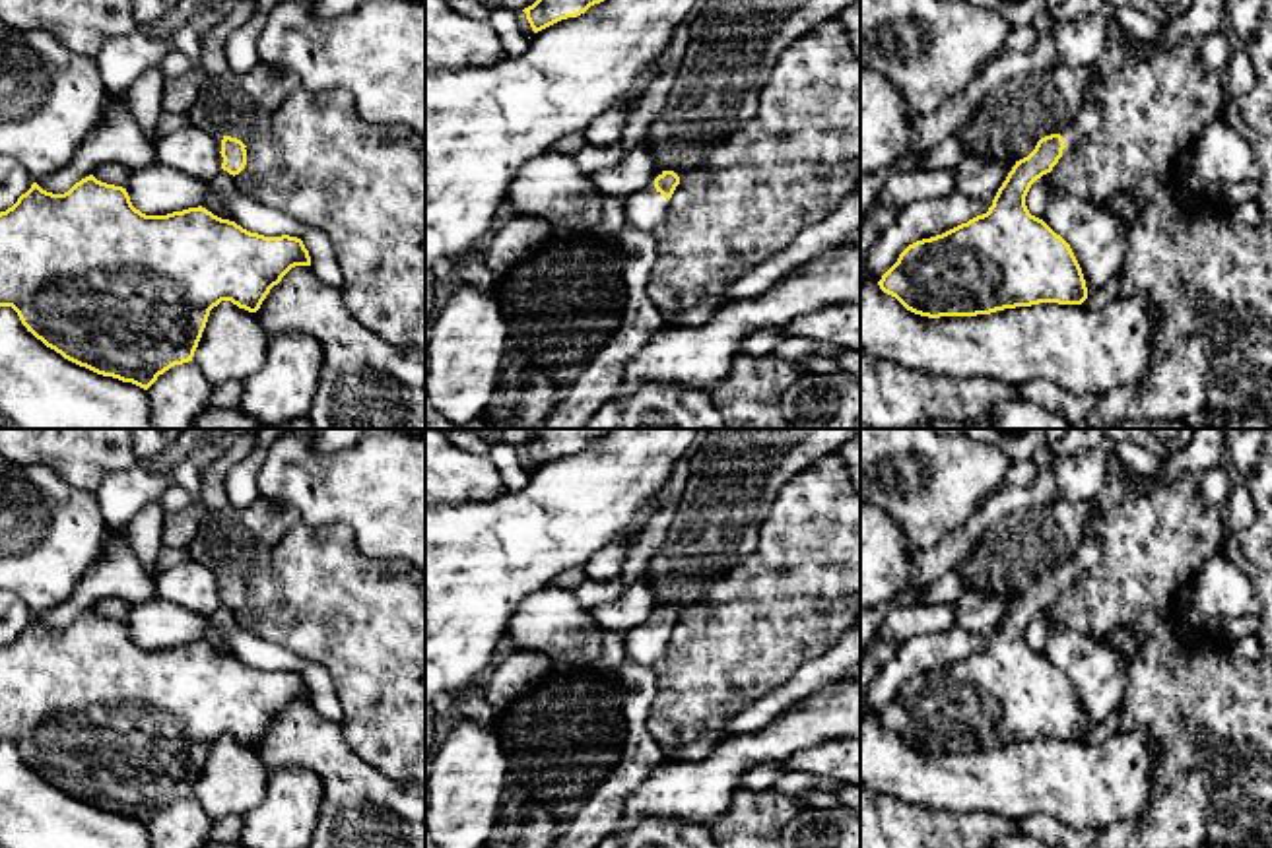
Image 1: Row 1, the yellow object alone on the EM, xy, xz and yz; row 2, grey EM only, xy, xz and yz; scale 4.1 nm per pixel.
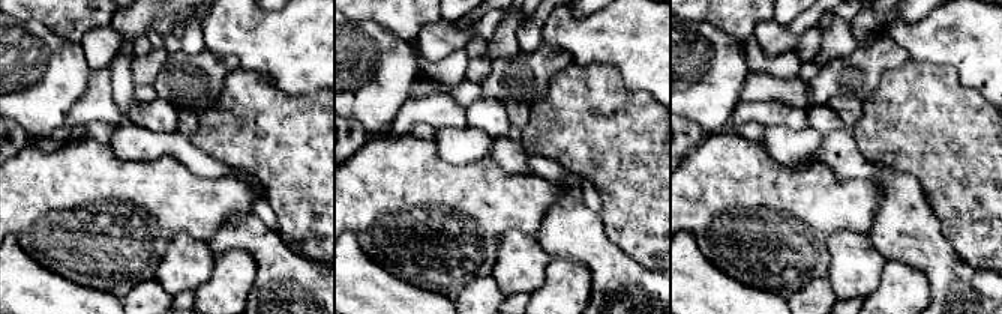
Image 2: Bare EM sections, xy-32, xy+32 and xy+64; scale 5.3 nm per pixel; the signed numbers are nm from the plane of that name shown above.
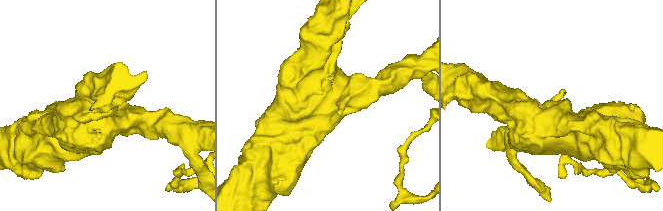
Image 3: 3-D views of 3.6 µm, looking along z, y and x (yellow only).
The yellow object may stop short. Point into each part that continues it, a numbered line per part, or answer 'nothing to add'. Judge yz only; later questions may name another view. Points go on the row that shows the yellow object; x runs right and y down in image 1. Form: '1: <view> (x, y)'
1: yz (1088, 121)

